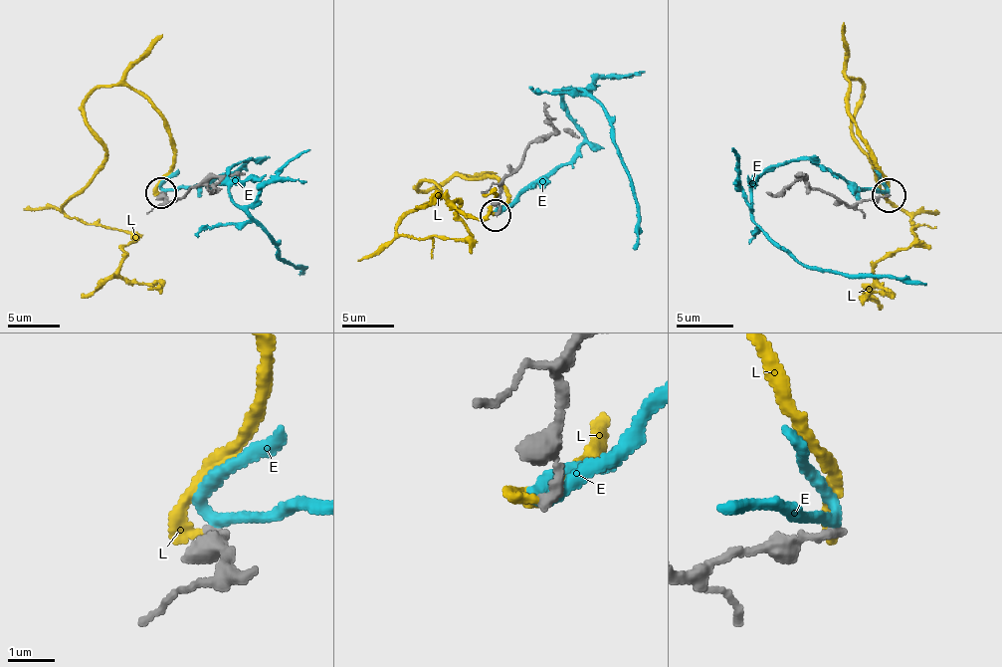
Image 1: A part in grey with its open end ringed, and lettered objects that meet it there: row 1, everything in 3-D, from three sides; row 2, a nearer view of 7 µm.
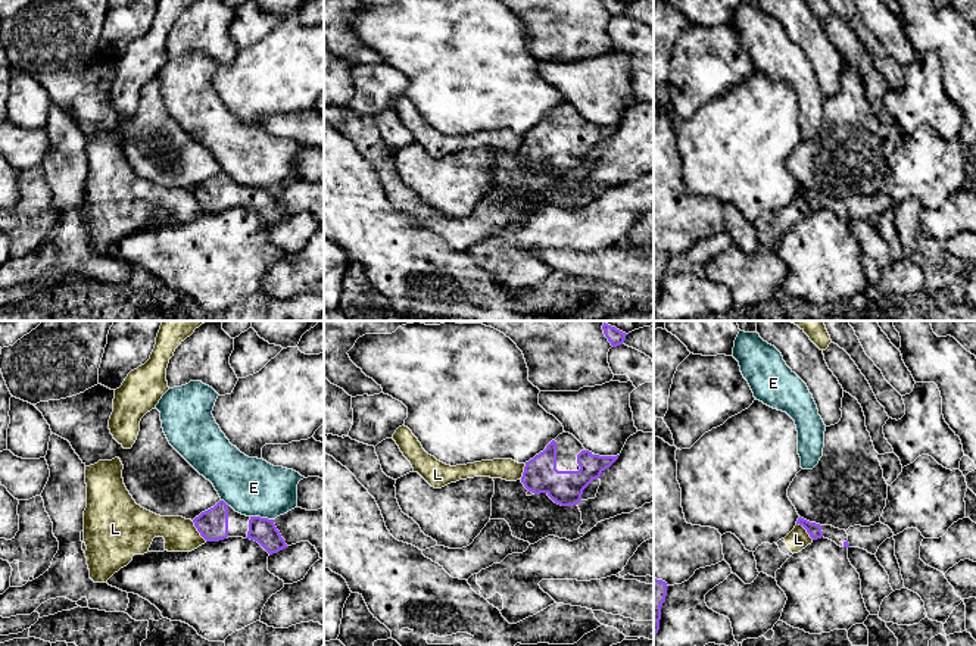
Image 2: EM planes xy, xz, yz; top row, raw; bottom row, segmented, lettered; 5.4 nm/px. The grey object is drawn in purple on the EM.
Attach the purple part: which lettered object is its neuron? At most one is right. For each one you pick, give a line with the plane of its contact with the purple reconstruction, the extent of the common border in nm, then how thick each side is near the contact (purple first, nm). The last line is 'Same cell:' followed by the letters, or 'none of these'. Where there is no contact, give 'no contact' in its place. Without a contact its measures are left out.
Same cell: none of these

